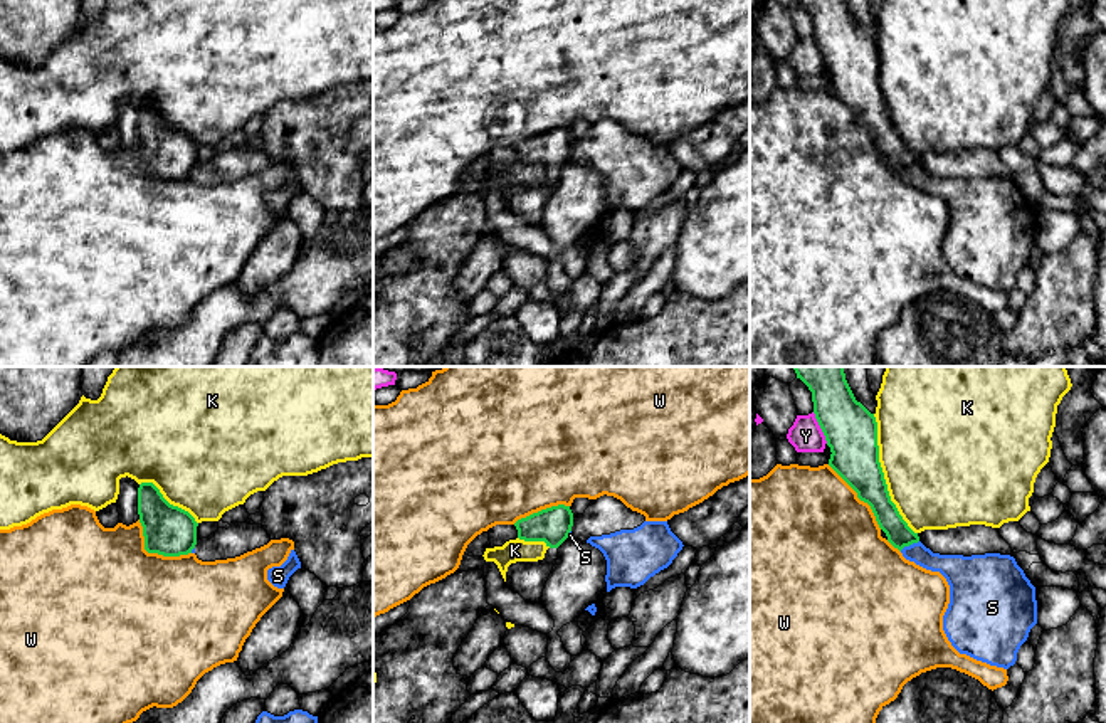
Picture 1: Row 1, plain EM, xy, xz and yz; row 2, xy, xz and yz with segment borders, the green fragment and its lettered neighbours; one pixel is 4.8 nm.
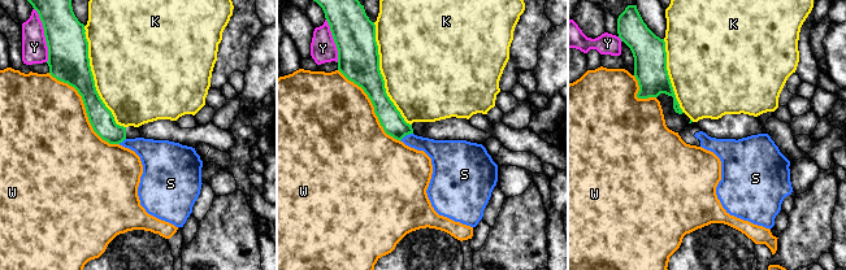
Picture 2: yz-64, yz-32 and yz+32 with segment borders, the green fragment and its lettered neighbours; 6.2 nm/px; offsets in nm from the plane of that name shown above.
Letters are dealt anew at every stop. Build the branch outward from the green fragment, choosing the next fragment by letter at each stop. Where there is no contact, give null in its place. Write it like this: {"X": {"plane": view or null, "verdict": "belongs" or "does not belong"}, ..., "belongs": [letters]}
{"K": {"plane": "yz", "verdict": "does not belong"}, "S": {"plane": "yz", "verdict": "does not belong"}, "W": {"plane": "xy", "verdict": "does not belong"}, "Y": {"plane": "yz", "verdict": "does not belong"}, "belongs": []}

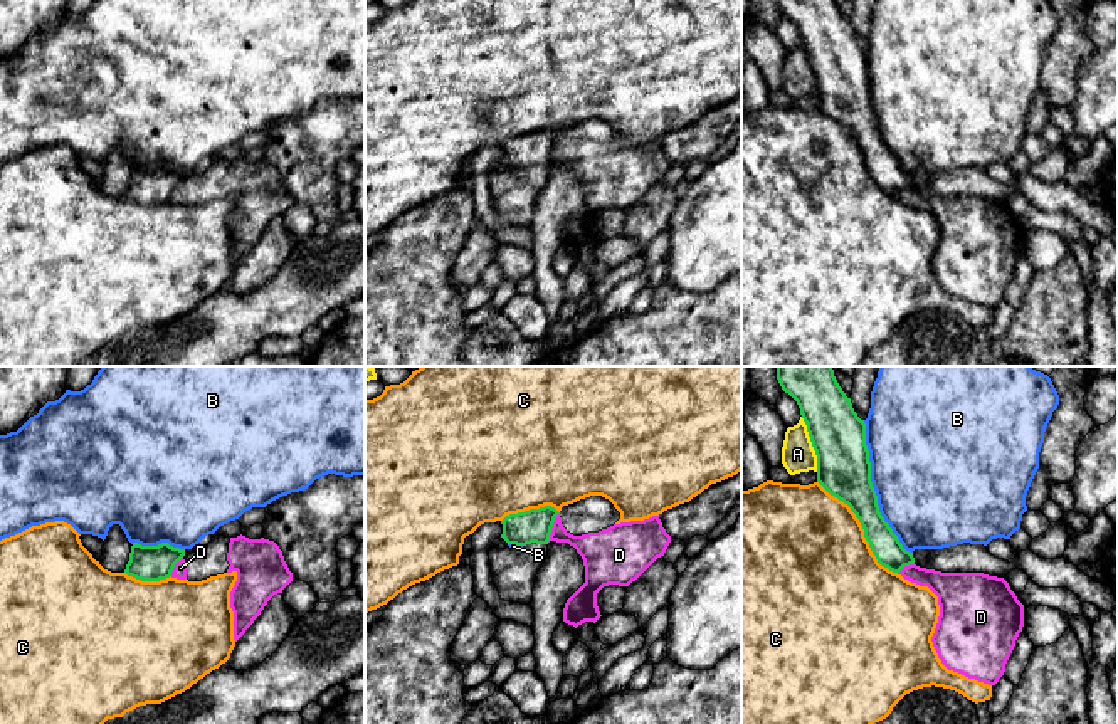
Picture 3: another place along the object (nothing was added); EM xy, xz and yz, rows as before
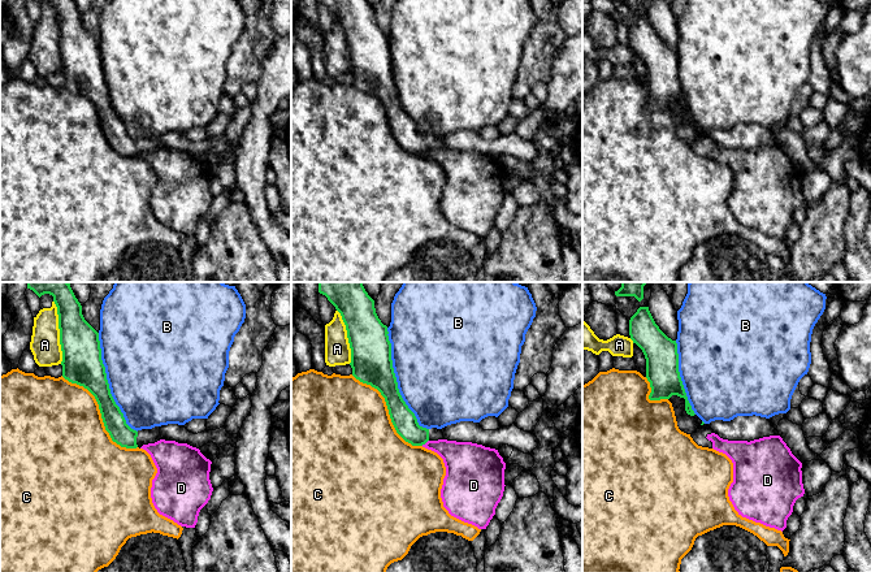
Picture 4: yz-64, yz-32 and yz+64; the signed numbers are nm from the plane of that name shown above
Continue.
{"A": {"plane": "yz", "verdict": "does not belong"}, "B": {"plane": "yz", "verdict": "does not belong"}, "C": {"plane": "yz", "verdict": "does not belong"}, "D": {"plane": "xz", "verdict": "does not belong"}, "belongs": []}

